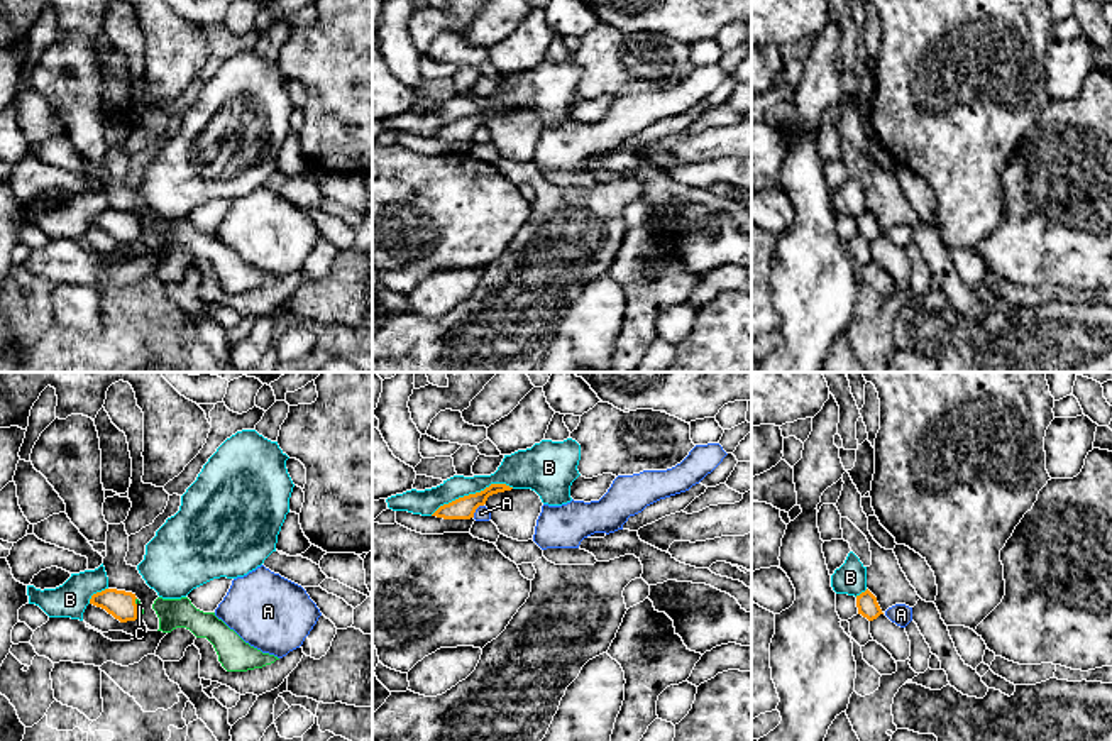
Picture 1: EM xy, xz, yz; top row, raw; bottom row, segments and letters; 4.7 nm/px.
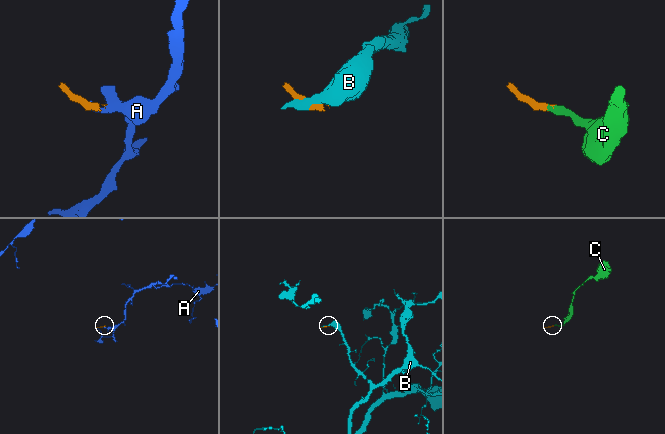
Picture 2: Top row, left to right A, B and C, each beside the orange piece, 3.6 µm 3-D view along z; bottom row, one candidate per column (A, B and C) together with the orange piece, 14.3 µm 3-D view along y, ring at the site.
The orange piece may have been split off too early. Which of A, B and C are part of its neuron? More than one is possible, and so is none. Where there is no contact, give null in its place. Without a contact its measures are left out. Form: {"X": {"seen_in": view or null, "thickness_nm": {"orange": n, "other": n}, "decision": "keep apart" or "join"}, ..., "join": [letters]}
{"A": {"seen_in": "xz", "thickness_nm": {"orange": 110, "other": 70}, "decision": "keep apart"}, "B": {"seen_in": "xz", "thickness_nm": {"orange": 110, "other": 160}, "decision": "keep apart"}, "C": {"seen_in": "xy", "thickness_nm": {"orange": 140, "other": 30}, "decision": "join"}, "join": ["C"]}

